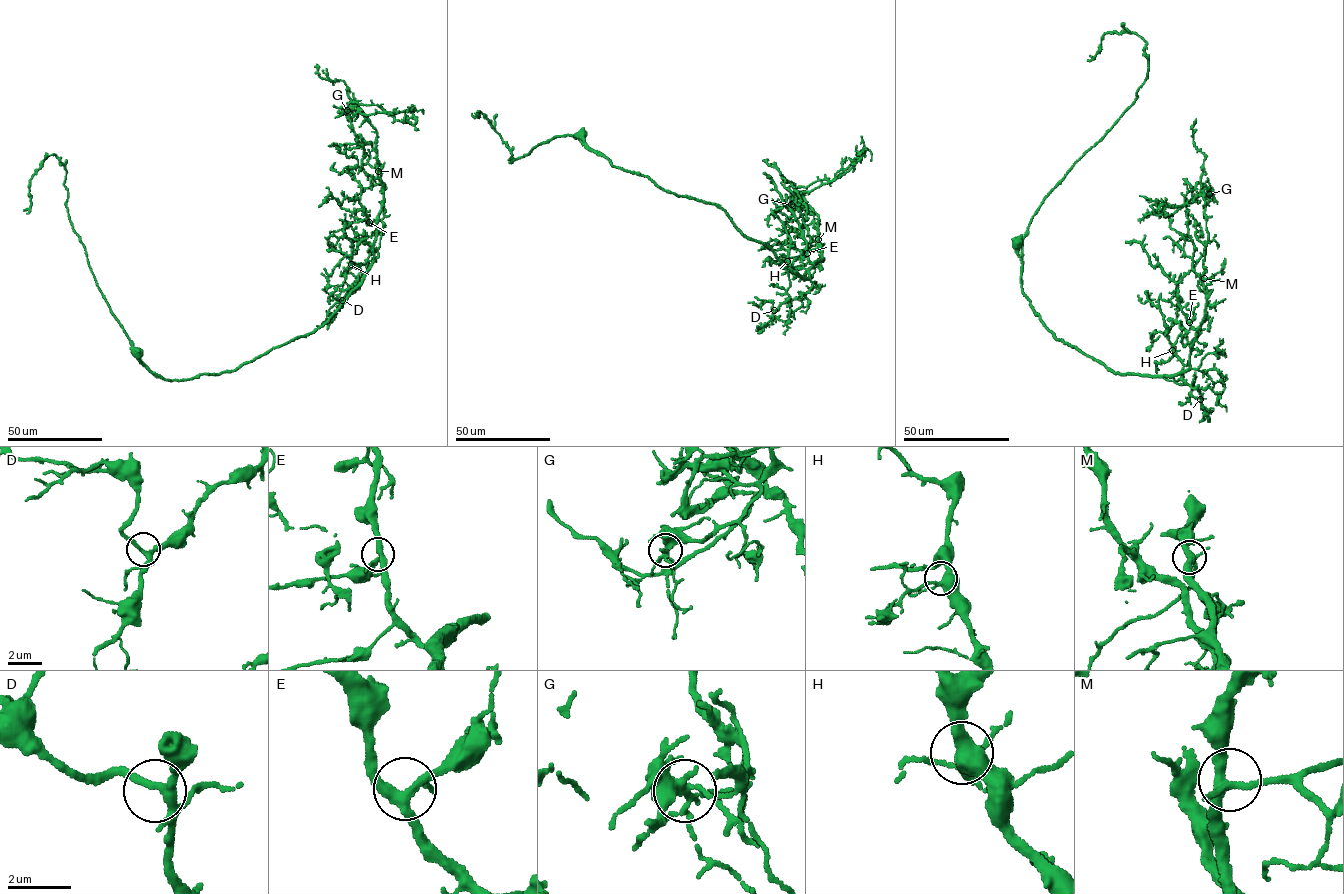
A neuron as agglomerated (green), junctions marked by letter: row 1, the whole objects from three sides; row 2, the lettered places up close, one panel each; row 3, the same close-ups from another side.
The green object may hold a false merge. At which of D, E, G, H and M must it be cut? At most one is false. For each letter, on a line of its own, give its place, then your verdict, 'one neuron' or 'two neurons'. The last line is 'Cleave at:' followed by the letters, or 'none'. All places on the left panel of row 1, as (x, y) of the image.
D: (342, 300) | one neuron
E: (369, 222) | one neuron
G: (347, 110) | two neurons
H: (351, 264) | one neuron
M: (378, 171) | one neuron
Cleave at: G

